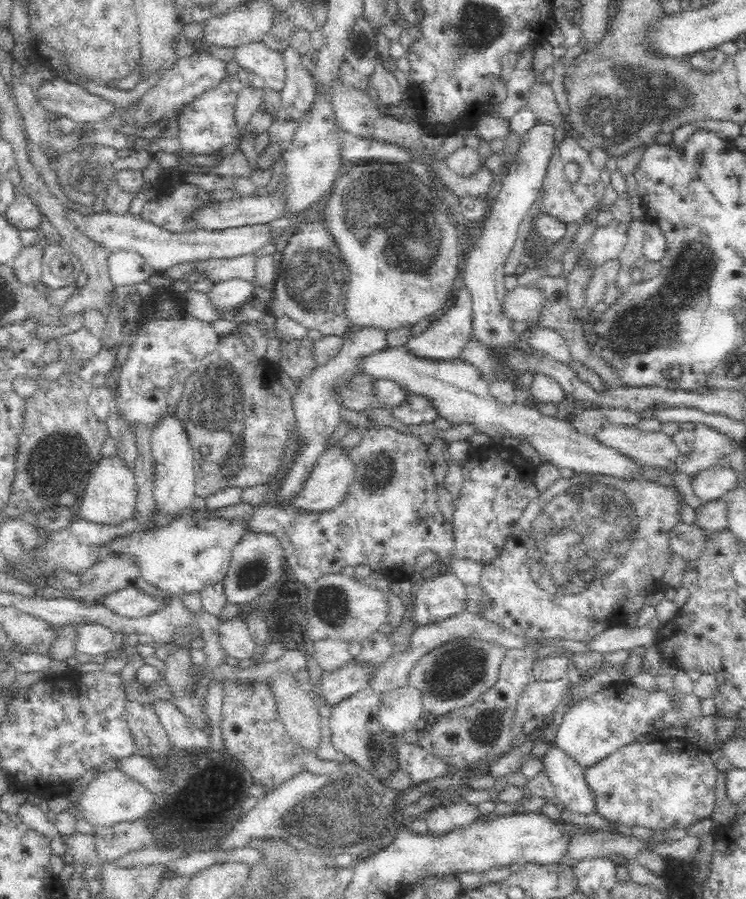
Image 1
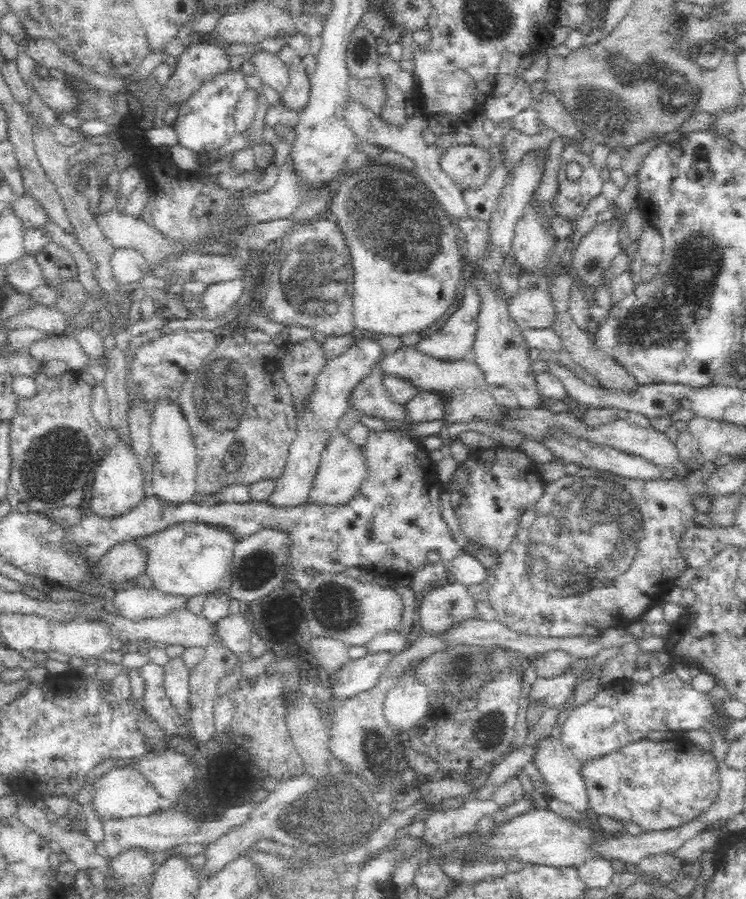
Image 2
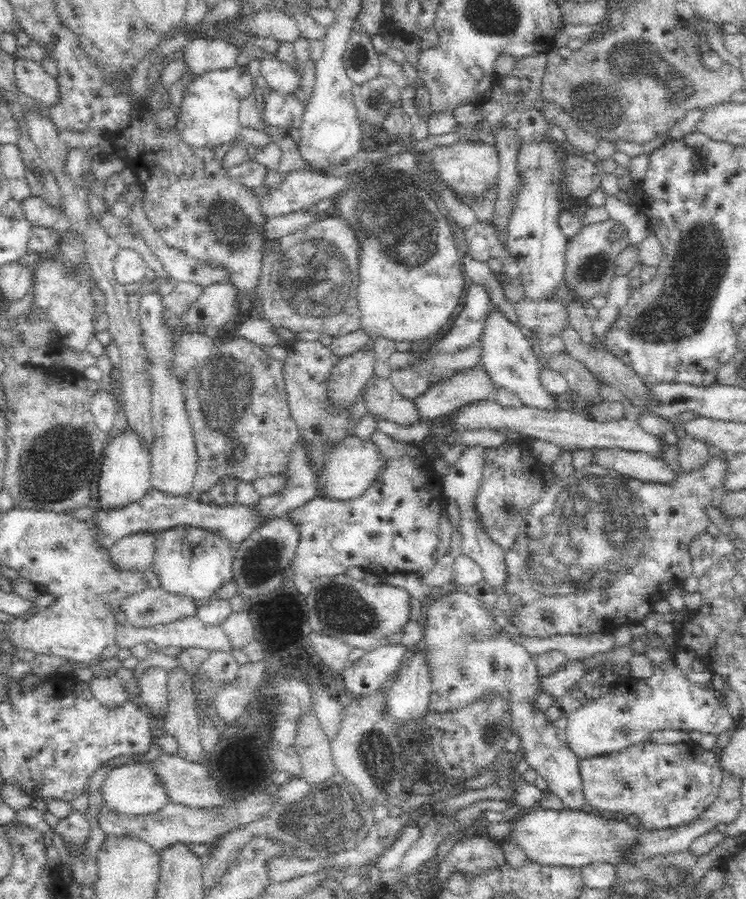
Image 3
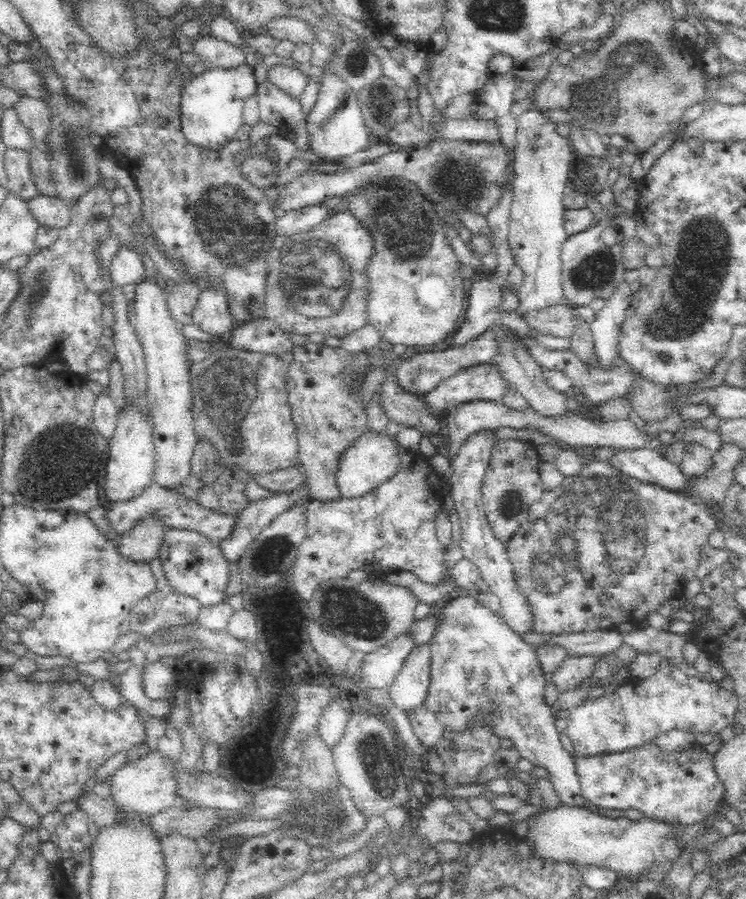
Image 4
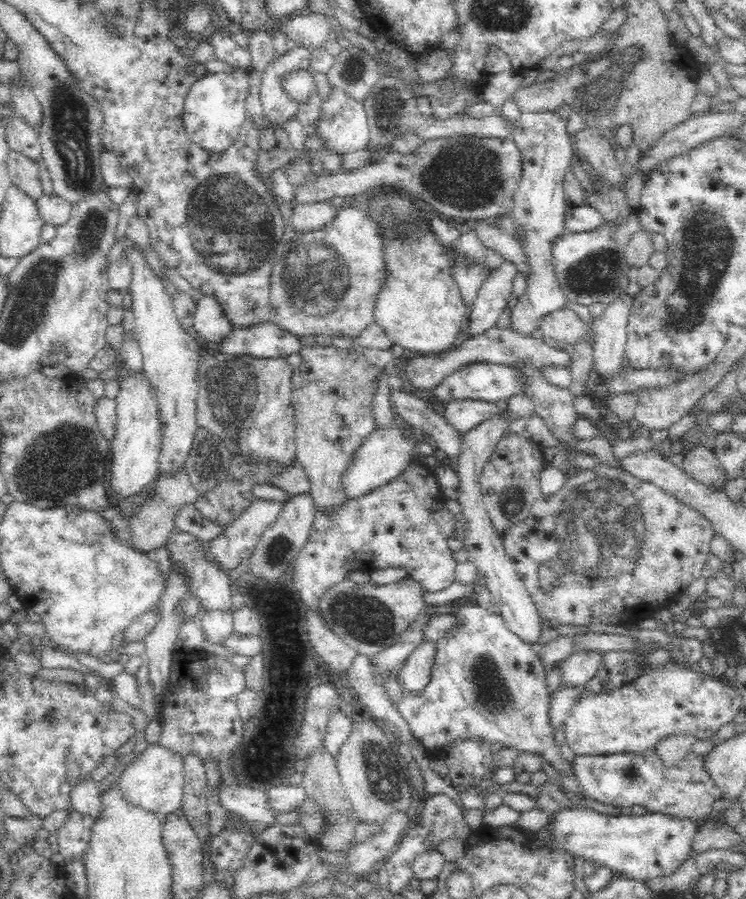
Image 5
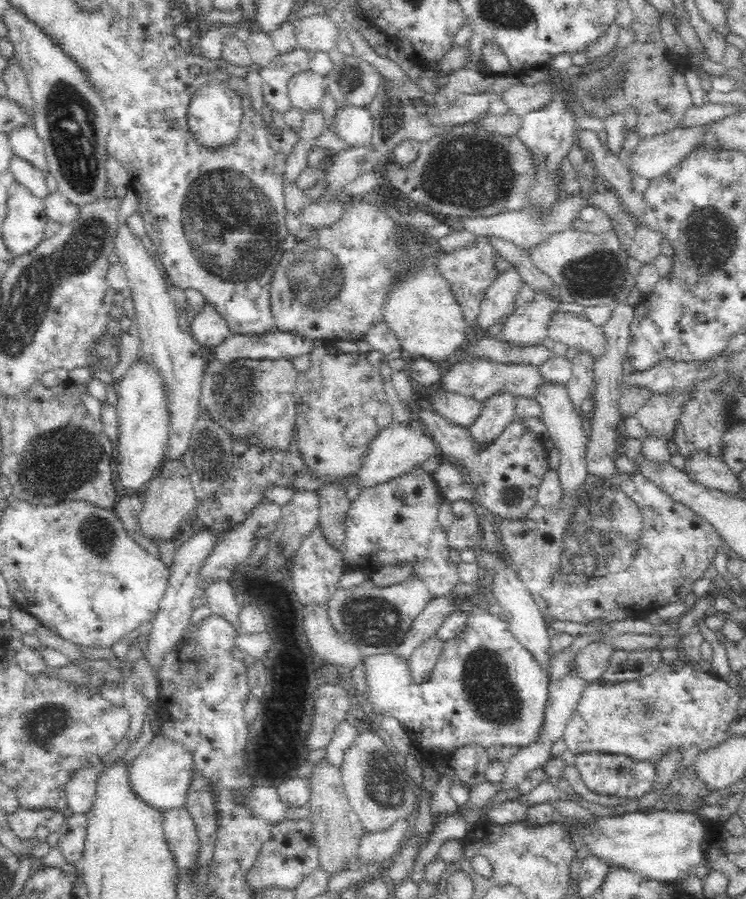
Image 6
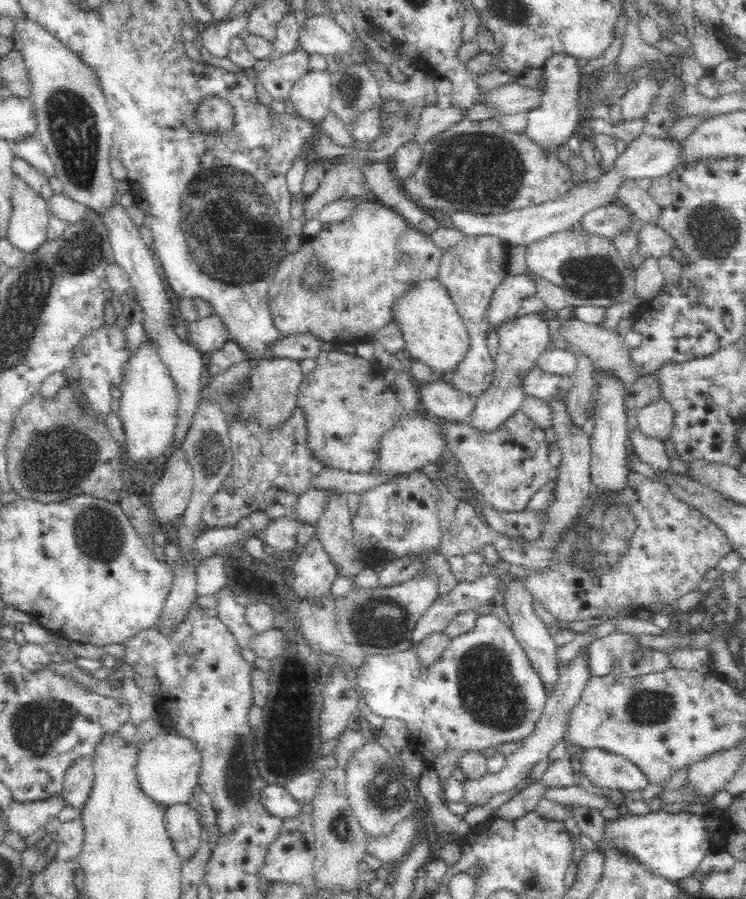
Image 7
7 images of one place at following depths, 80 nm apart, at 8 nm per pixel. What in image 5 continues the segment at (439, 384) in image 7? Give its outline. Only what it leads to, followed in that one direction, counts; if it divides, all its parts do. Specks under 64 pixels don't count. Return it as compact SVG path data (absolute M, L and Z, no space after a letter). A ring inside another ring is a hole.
M470 399L455 400L448 404L443 417L460 438L469 430L479 427L482 422L490 419L504 419L508 424L520 418L510 412L503 403Z

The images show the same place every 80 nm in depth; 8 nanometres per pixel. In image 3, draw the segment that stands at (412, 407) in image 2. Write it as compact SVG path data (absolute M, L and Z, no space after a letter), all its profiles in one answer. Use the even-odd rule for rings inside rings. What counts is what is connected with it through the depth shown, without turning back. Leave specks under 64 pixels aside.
M482 369L458 373L447 381L430 385L412 400L418 420L430 421L446 417L460 404L480 400L495 390Z

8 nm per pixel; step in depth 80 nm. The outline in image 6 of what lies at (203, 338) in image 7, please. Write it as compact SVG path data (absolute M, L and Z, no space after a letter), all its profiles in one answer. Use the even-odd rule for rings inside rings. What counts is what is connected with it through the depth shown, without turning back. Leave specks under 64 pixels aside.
M207 300L195 317L190 332L201 345L214 348L231 333L226 320Z

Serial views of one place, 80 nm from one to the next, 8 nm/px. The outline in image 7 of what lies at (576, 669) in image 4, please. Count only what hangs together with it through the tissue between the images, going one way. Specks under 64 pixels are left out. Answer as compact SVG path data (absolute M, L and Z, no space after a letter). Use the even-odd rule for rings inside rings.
M610 633L596 639L585 648L585 666L588 677L603 677L608 675L614 660L623 653L632 653L635 646L630 637L622 633Z

